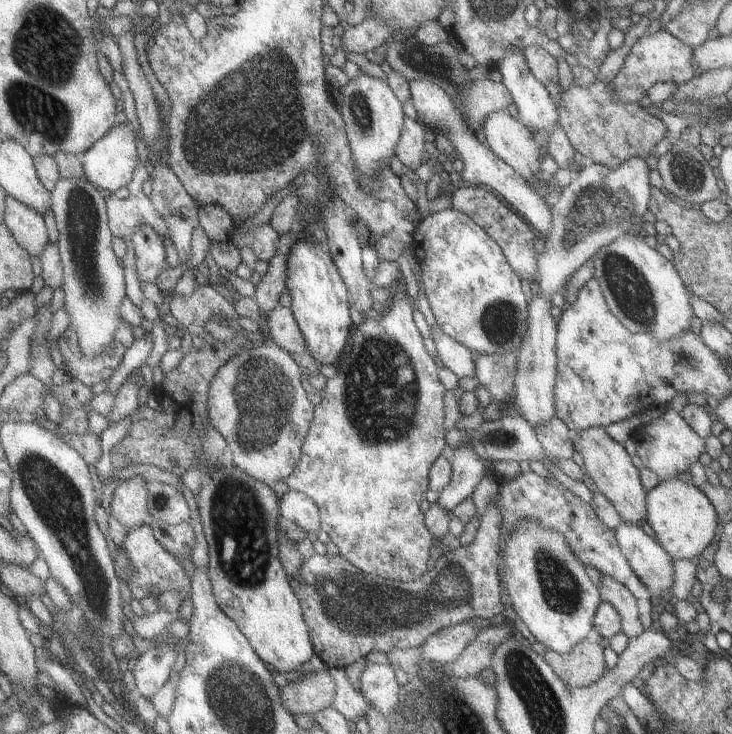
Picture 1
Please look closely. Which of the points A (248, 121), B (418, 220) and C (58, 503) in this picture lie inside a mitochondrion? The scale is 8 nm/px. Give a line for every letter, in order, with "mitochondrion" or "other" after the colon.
A: mitochondrion
B: other
C: mitochondrion

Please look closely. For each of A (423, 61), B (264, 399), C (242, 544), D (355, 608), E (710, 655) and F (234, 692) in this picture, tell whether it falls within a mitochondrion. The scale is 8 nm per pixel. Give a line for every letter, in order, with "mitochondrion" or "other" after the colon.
A: mitochondrion
B: mitochondrion
C: mitochondrion
D: mitochondrion
E: other
F: mitochondrion

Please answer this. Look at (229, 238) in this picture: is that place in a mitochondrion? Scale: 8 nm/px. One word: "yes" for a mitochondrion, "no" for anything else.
no

